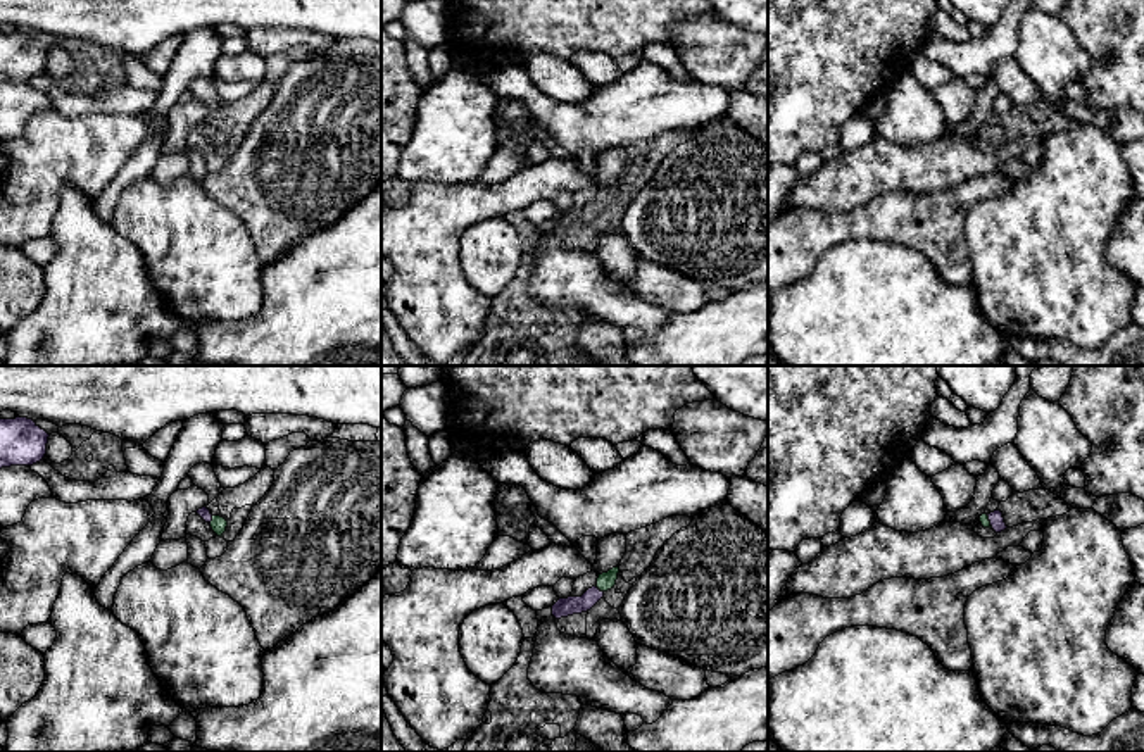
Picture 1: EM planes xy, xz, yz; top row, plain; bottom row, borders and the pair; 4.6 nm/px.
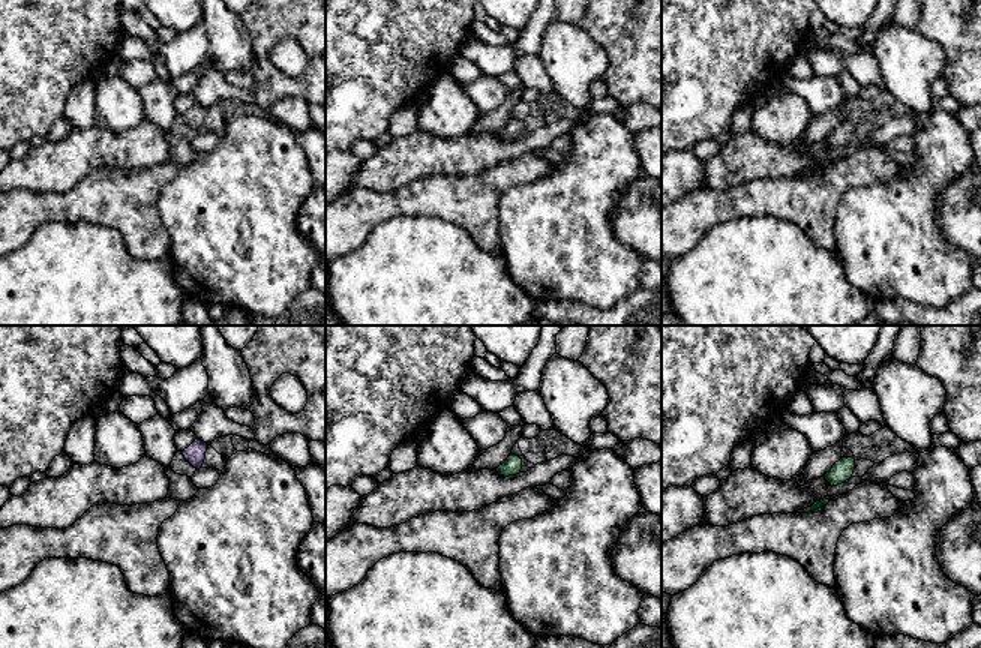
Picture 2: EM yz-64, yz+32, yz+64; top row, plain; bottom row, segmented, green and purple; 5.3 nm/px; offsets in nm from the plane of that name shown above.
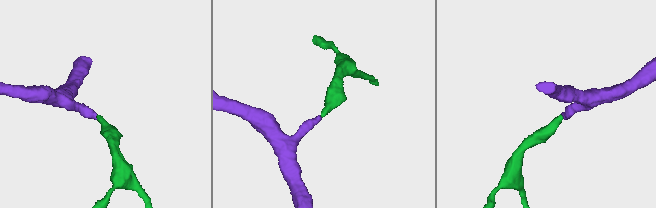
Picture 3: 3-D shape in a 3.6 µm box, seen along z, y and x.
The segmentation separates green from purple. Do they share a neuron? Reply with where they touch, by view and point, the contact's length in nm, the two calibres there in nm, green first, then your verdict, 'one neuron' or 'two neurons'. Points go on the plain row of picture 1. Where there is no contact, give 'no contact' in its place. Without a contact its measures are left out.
xz (599, 202) | 50 nm | 80/90 nm | one neuron

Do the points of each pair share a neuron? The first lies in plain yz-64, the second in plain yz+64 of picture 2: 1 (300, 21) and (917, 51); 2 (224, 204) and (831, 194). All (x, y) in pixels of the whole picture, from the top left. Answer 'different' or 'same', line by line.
1: different
2: different

